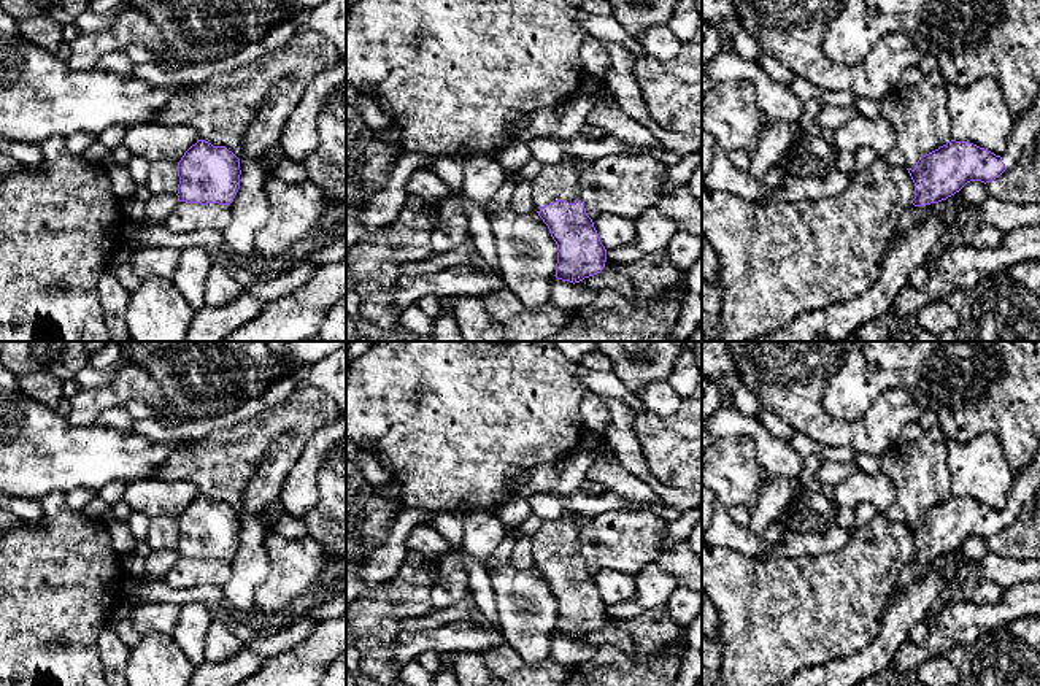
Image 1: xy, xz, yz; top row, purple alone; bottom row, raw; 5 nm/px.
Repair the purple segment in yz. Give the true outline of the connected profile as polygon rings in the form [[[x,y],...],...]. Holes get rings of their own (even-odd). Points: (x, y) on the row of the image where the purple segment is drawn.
[[[1040,91],[1034,106],[1027,114],[1018,116],[1007,145],[1005,154],[996,156],[994,152],[980,148],[969,141],[951,140],[938,149],[923,156],[911,168],[907,168],[915,183],[915,206],[938,203],[959,192],[970,181],[991,183],[999,178],[1007,168],[1011,168],[1021,157],[1024,148],[1040,137]]]

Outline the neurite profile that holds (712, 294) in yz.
[[[702,279],[702,311],[718,319],[722,302],[724,302],[724,286],[721,284],[721,281],[711,284]]]

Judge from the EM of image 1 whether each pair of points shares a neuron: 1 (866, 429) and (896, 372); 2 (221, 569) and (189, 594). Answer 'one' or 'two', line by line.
1: two
2: two

